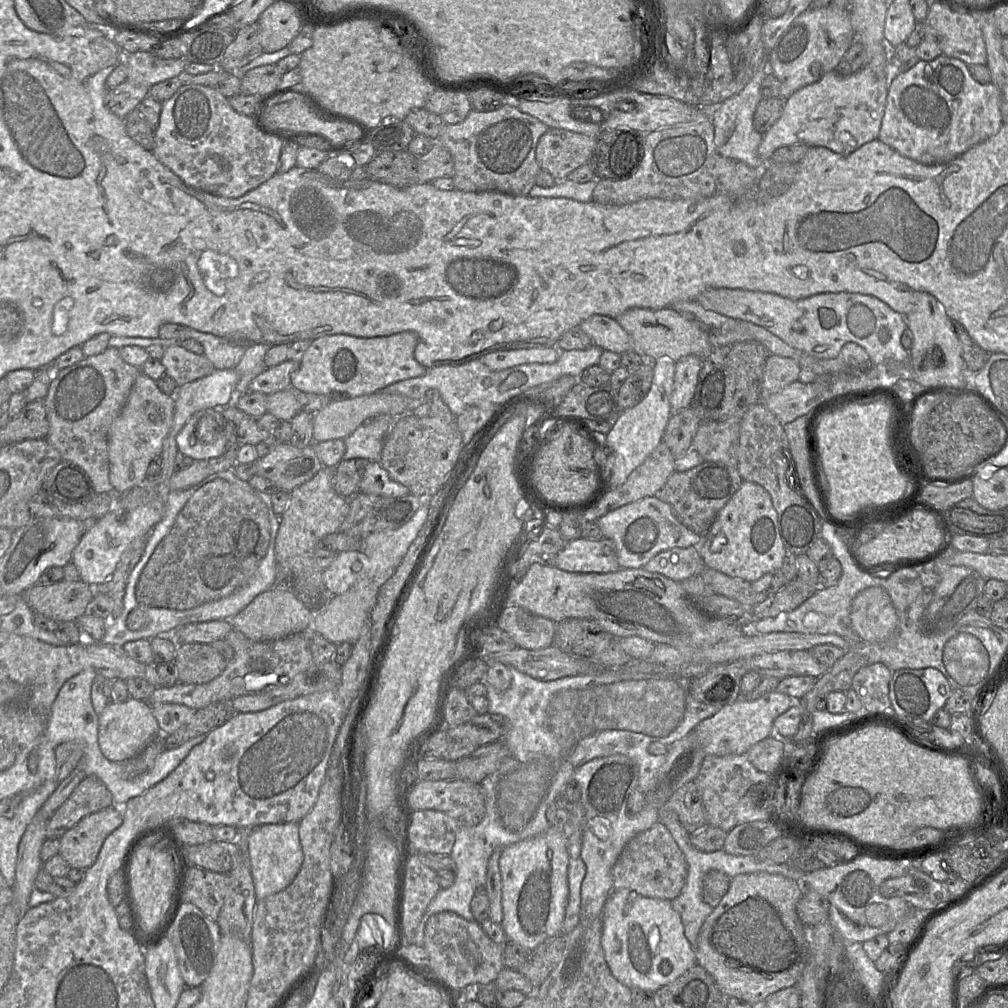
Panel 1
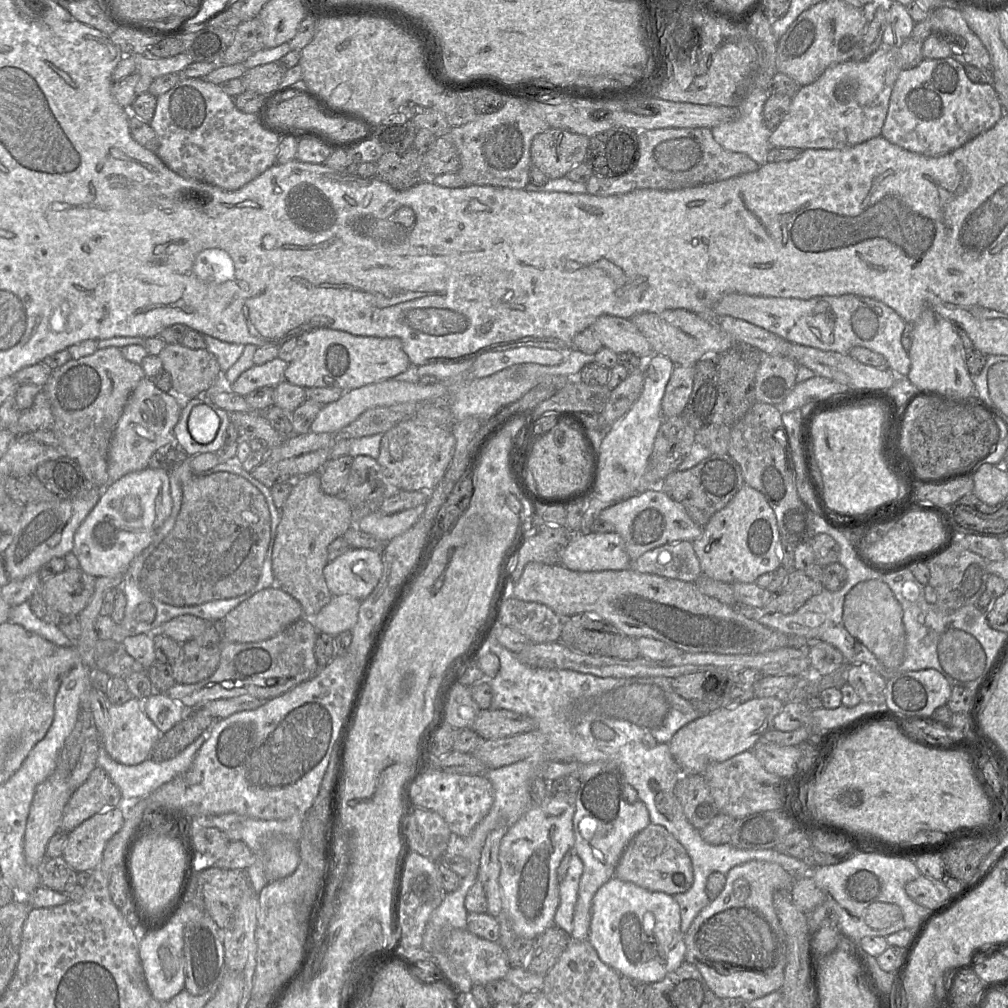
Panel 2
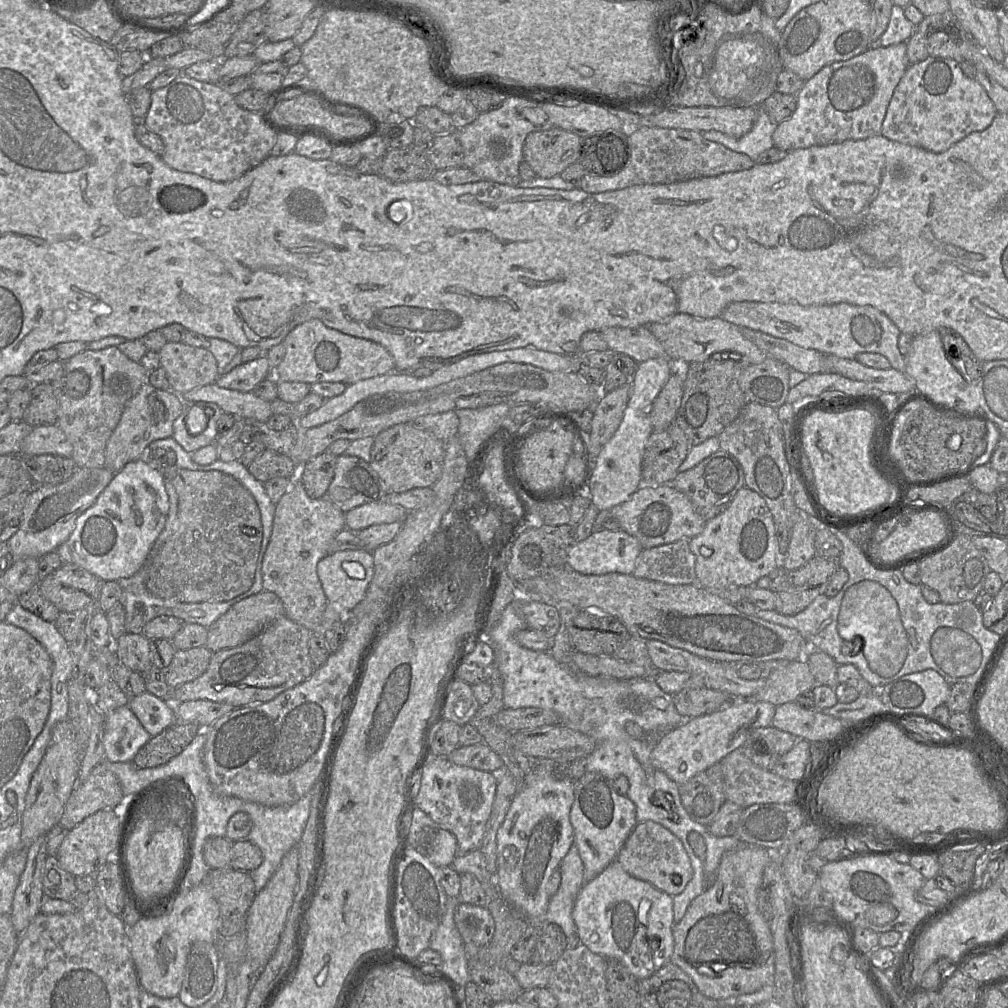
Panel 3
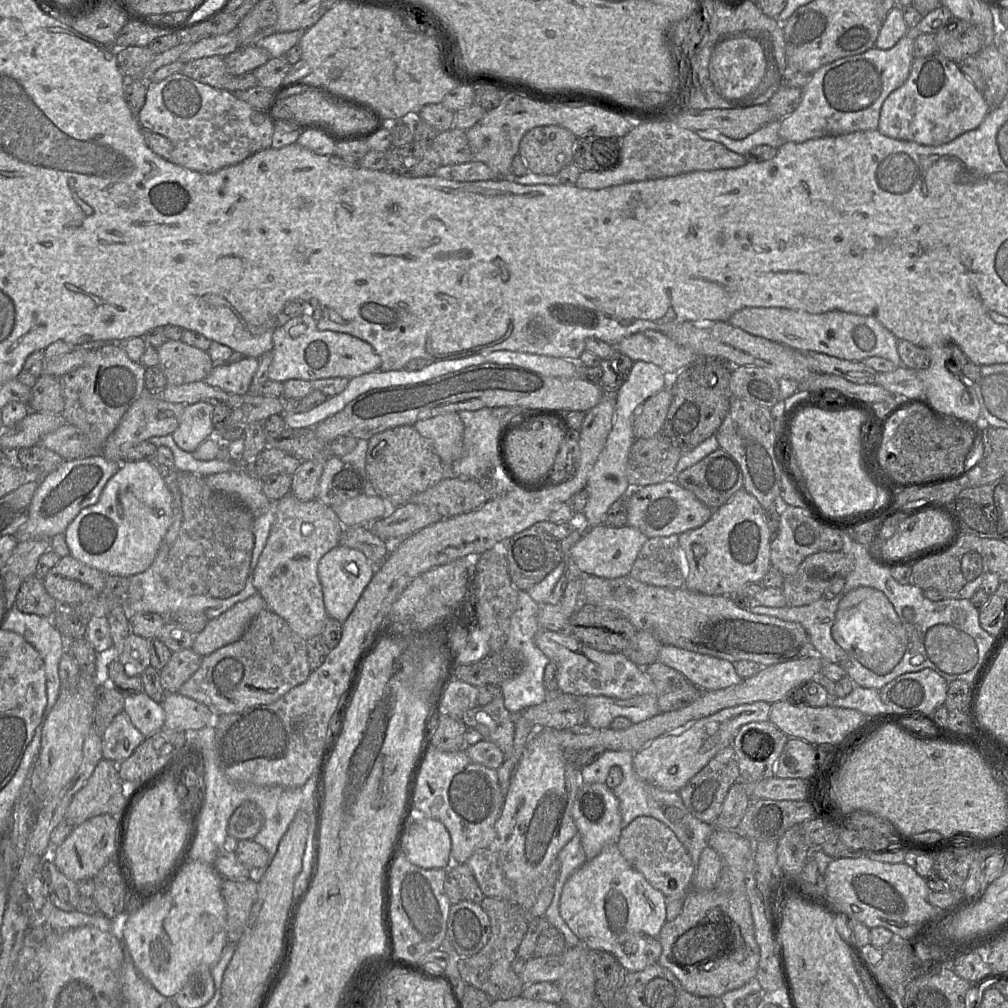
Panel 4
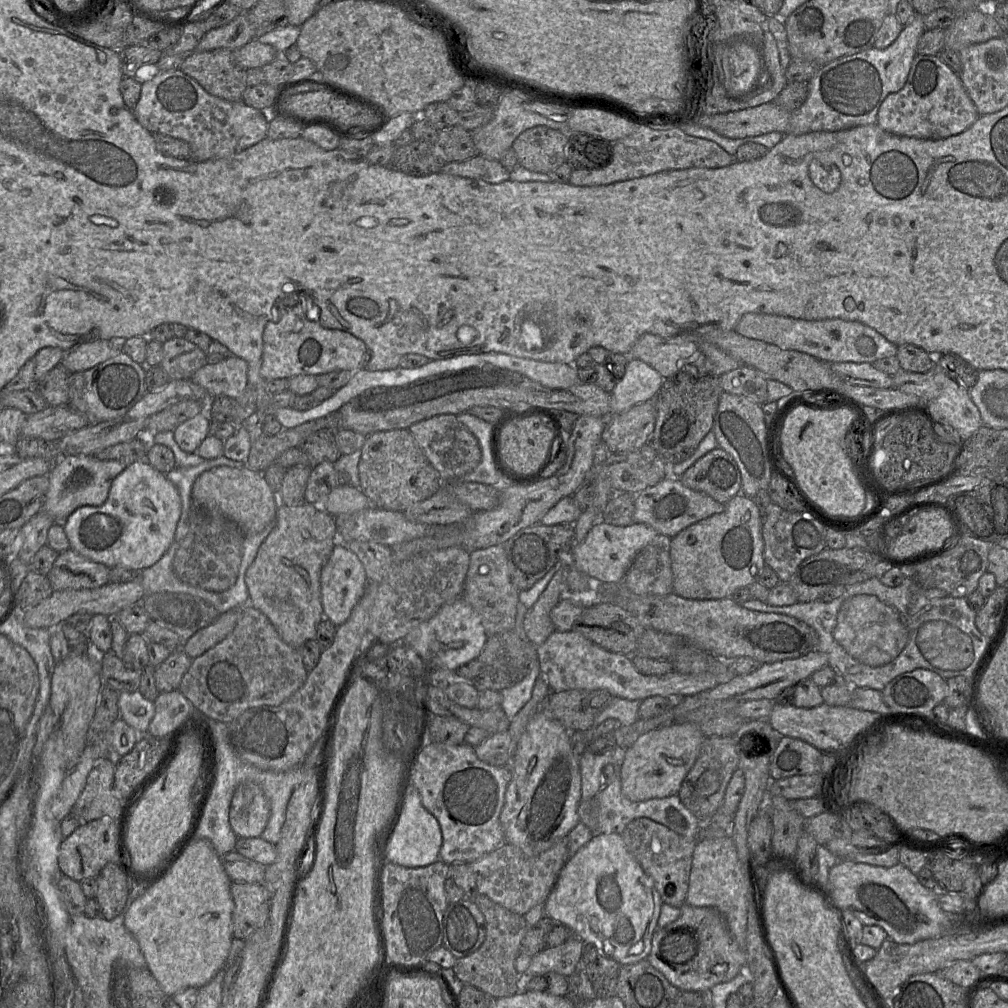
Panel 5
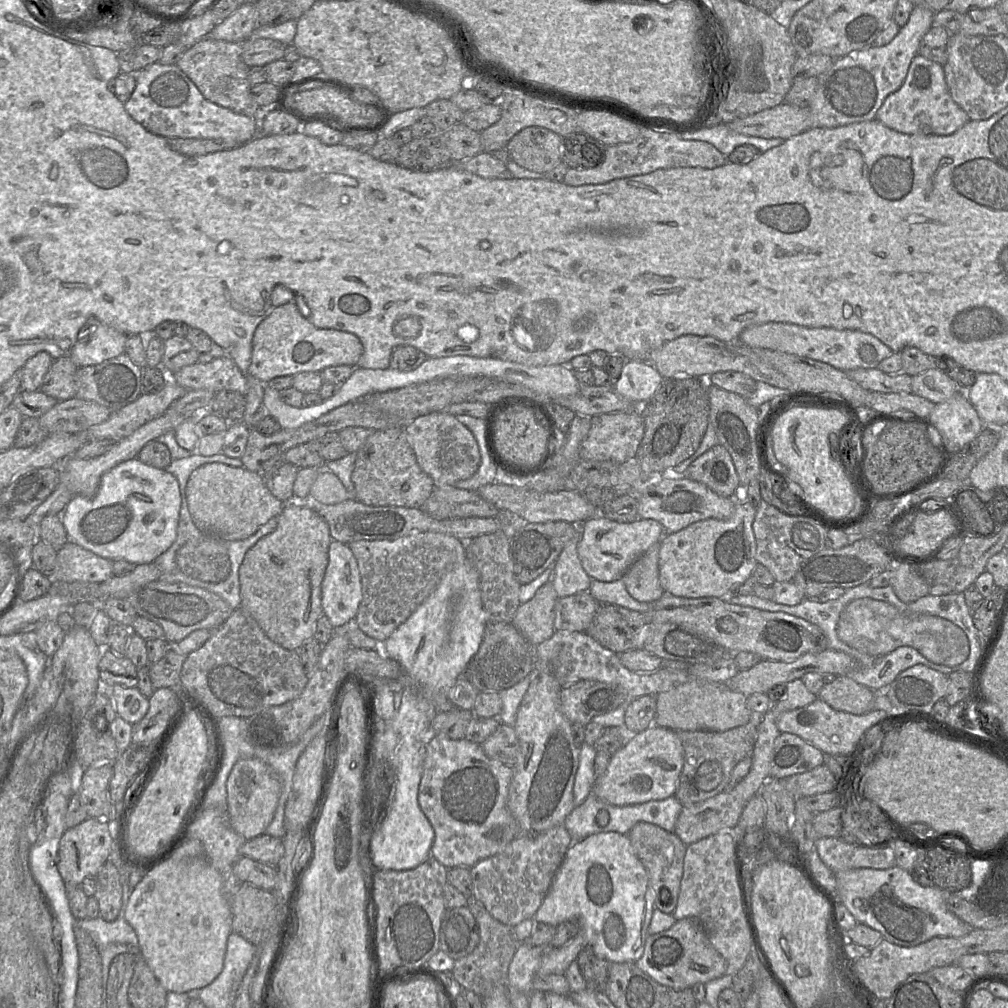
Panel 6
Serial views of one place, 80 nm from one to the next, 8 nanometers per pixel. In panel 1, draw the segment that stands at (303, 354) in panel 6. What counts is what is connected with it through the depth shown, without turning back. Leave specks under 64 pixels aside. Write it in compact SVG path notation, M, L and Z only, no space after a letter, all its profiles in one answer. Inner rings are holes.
M413 331L371 338L347 334L315 338L299 362L299 368L291 375L291 388L344 399L372 394L395 382L422 376L428 368L415 359L418 340L418 334Z

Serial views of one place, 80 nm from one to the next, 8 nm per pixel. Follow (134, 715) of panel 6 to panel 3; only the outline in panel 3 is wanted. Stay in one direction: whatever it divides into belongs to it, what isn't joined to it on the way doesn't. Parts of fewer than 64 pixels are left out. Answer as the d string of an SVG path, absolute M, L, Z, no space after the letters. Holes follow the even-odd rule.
M148 691L130 698L128 705L151 736L158 735L175 722L171 702Z

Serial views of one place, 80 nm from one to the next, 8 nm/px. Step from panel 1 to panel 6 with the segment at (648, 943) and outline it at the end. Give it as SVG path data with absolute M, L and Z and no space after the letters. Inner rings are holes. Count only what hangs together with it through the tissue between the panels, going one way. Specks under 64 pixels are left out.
M602 832L587 836L568 848L534 920L555 927L568 920L577 920L580 933L599 957L609 962L636 962L643 955L654 909L654 890L647 870L634 852L628 836Z

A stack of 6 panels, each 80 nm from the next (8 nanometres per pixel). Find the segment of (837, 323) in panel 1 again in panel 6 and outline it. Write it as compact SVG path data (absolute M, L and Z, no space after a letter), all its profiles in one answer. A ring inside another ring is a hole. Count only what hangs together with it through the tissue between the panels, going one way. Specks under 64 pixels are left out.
M768 322L747 327L741 332L737 341L749 348L768 349L823 362L844 372L858 368L878 368L882 360L894 353L877 337L862 331L837 330L825 327L807 328L780 322Z

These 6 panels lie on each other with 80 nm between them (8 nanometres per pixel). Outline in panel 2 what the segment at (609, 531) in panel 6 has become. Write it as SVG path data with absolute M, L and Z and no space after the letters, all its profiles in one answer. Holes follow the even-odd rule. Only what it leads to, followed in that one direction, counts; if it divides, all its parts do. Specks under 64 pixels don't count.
M616 532L575 533L562 554L561 565L580 572L621 571L632 568L632 560Z

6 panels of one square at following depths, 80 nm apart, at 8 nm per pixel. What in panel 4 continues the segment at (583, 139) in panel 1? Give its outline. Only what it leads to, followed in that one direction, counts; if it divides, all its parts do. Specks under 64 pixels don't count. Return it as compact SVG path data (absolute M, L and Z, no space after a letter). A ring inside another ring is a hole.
M560 125L538 126L529 130L519 143L519 155L523 158L528 172L540 175L557 175L573 160L577 137Z

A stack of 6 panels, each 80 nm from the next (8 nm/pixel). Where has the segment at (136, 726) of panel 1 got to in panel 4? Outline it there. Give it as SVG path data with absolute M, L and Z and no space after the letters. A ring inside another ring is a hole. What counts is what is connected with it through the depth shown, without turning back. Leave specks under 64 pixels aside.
M124 712L117 714L102 734L103 758L119 764L132 755L145 740L145 736L133 725Z

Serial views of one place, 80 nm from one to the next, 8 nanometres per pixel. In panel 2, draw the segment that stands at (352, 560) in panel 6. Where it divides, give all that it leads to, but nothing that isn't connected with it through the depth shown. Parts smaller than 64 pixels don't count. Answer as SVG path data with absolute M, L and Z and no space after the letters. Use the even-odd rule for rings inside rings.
M357 548L328 562L323 577L332 596L349 595L362 601L378 584L382 570L380 550Z

